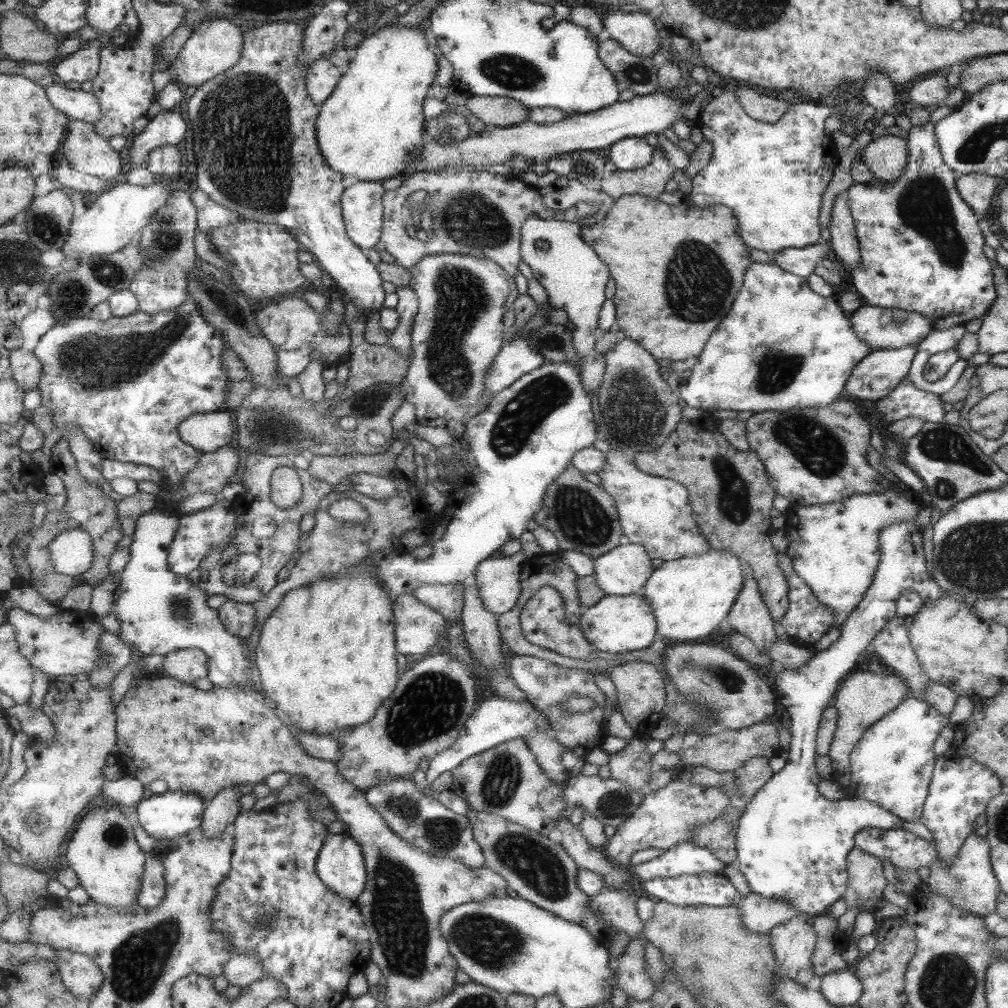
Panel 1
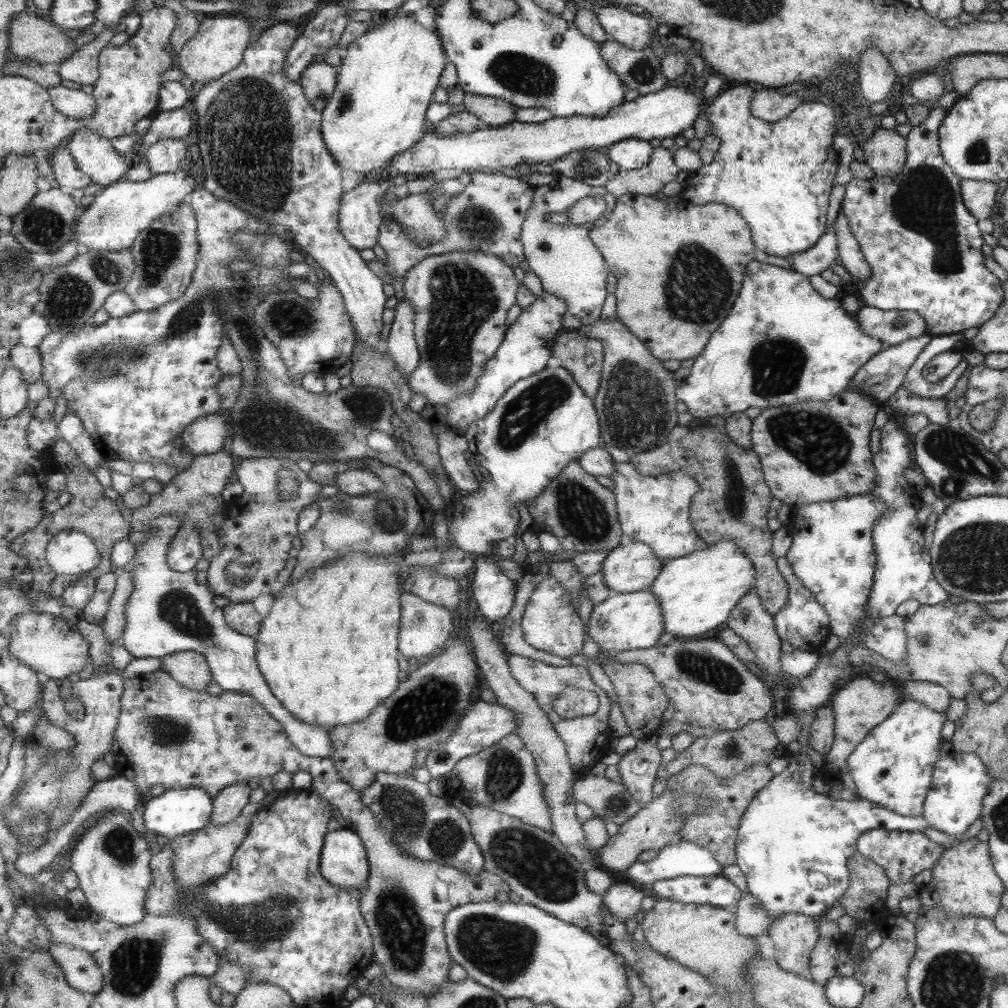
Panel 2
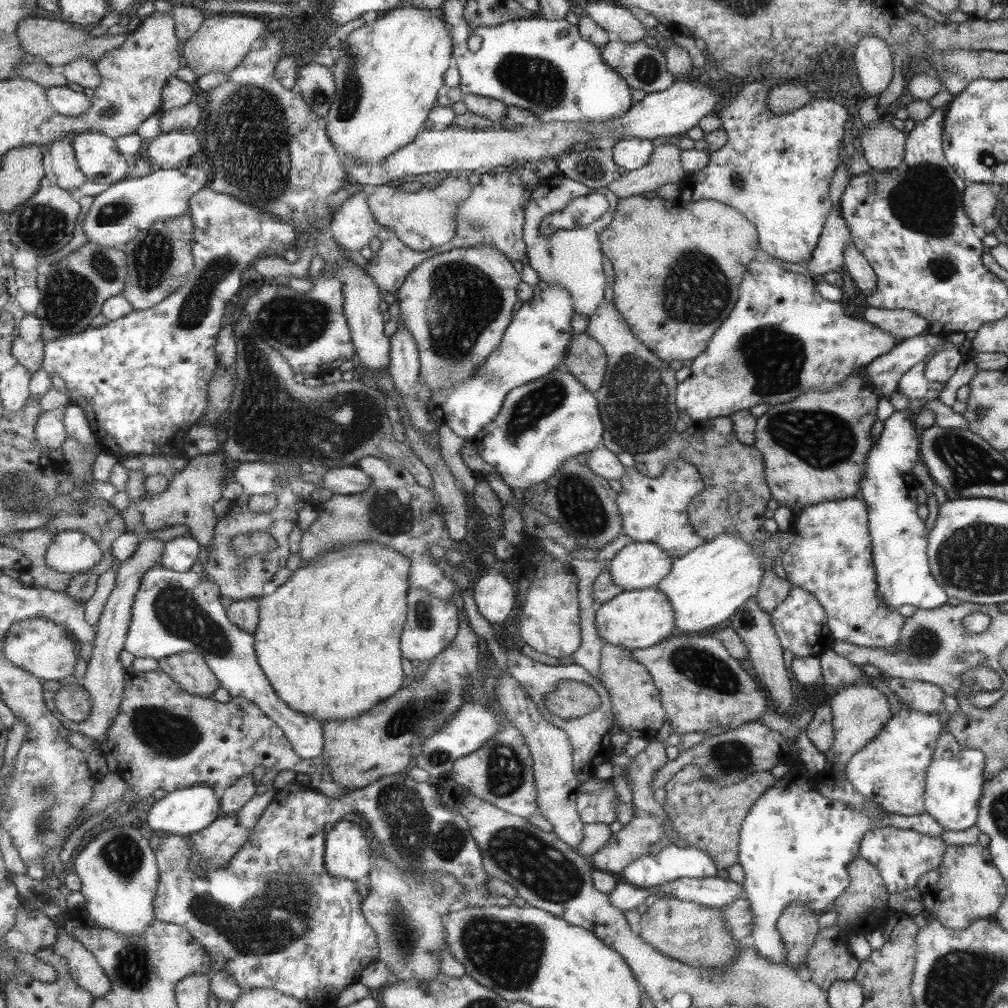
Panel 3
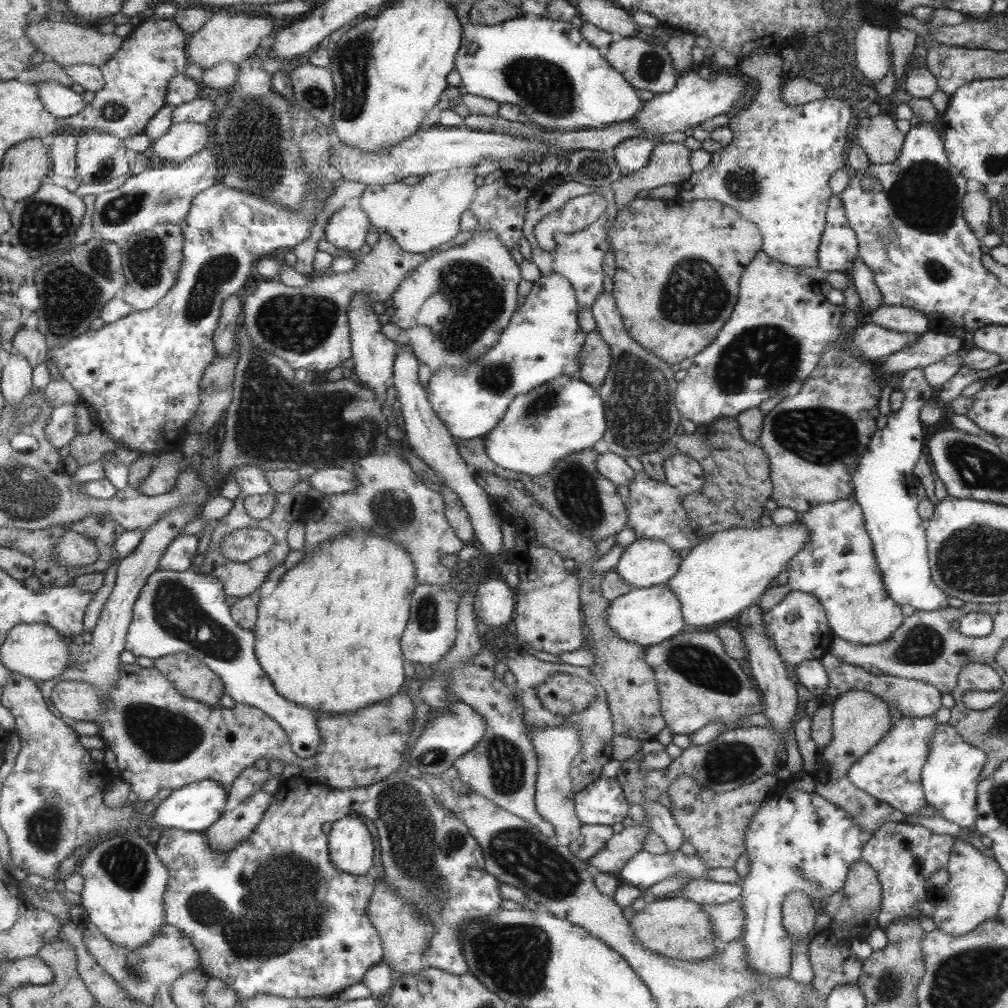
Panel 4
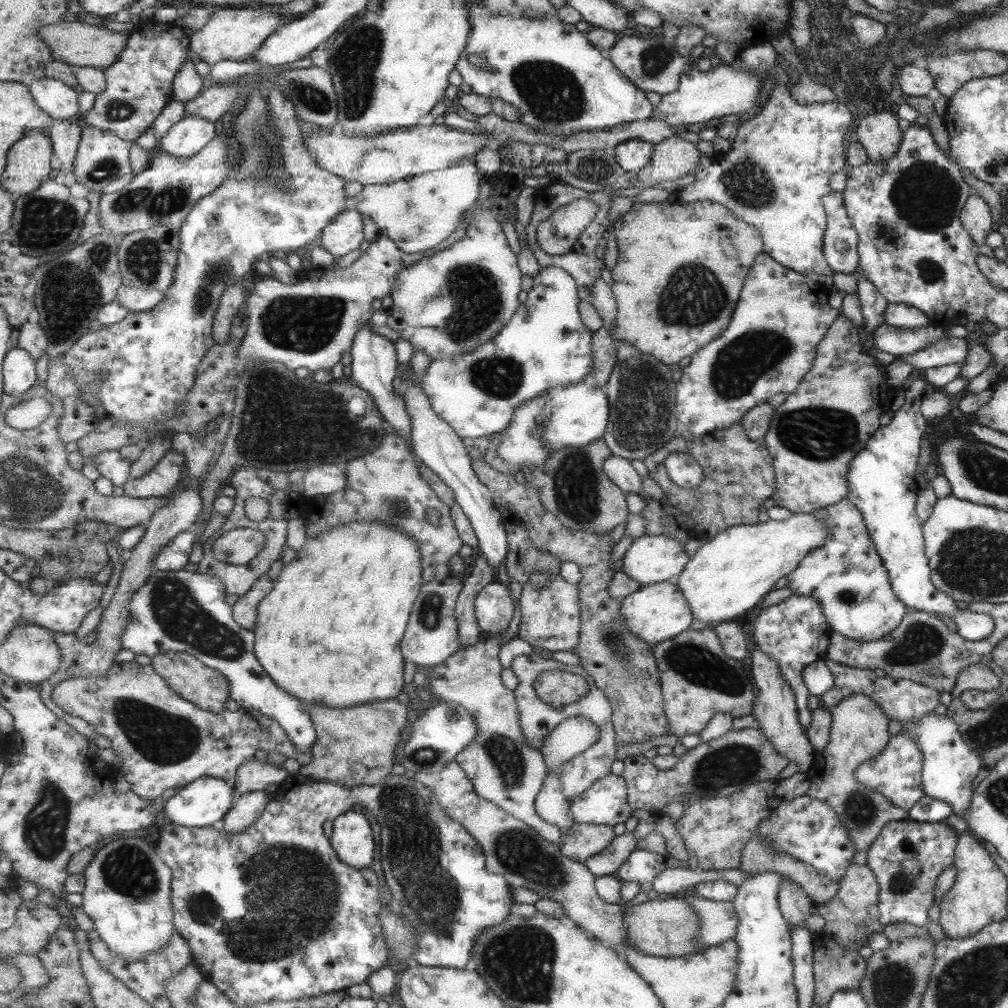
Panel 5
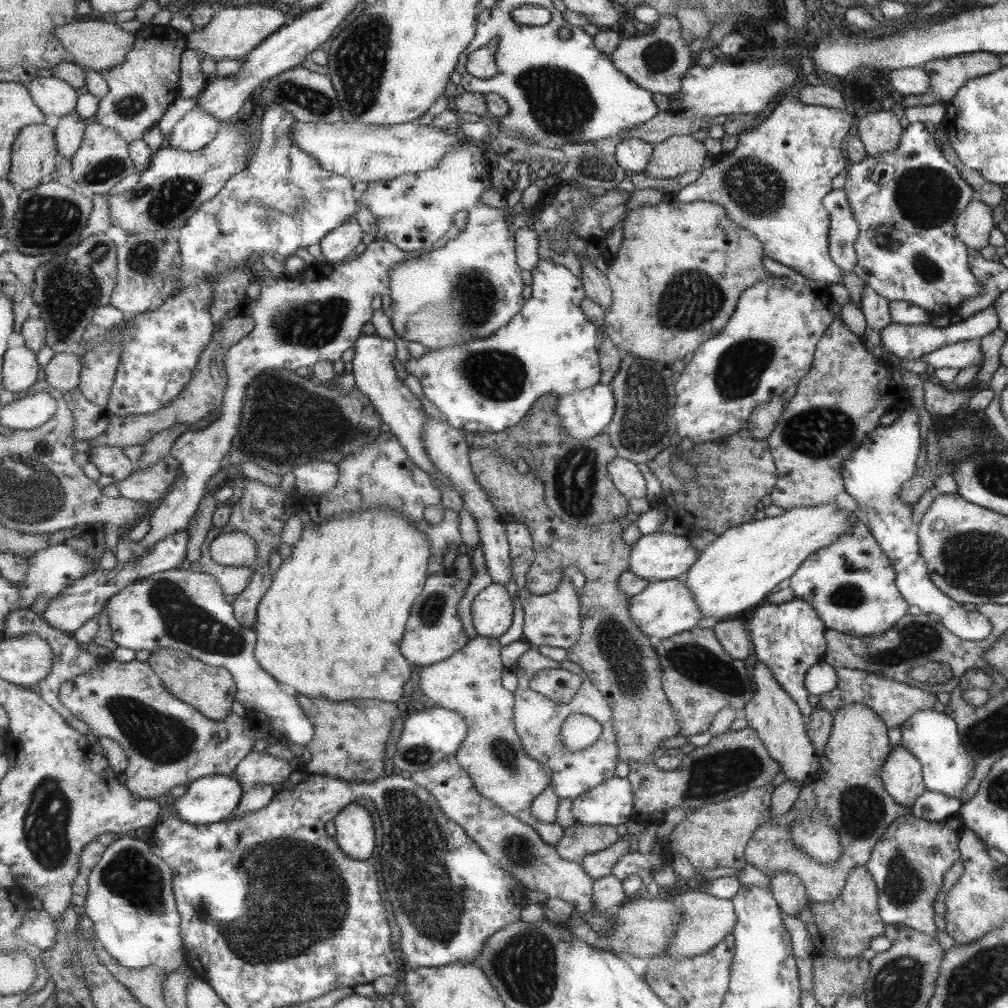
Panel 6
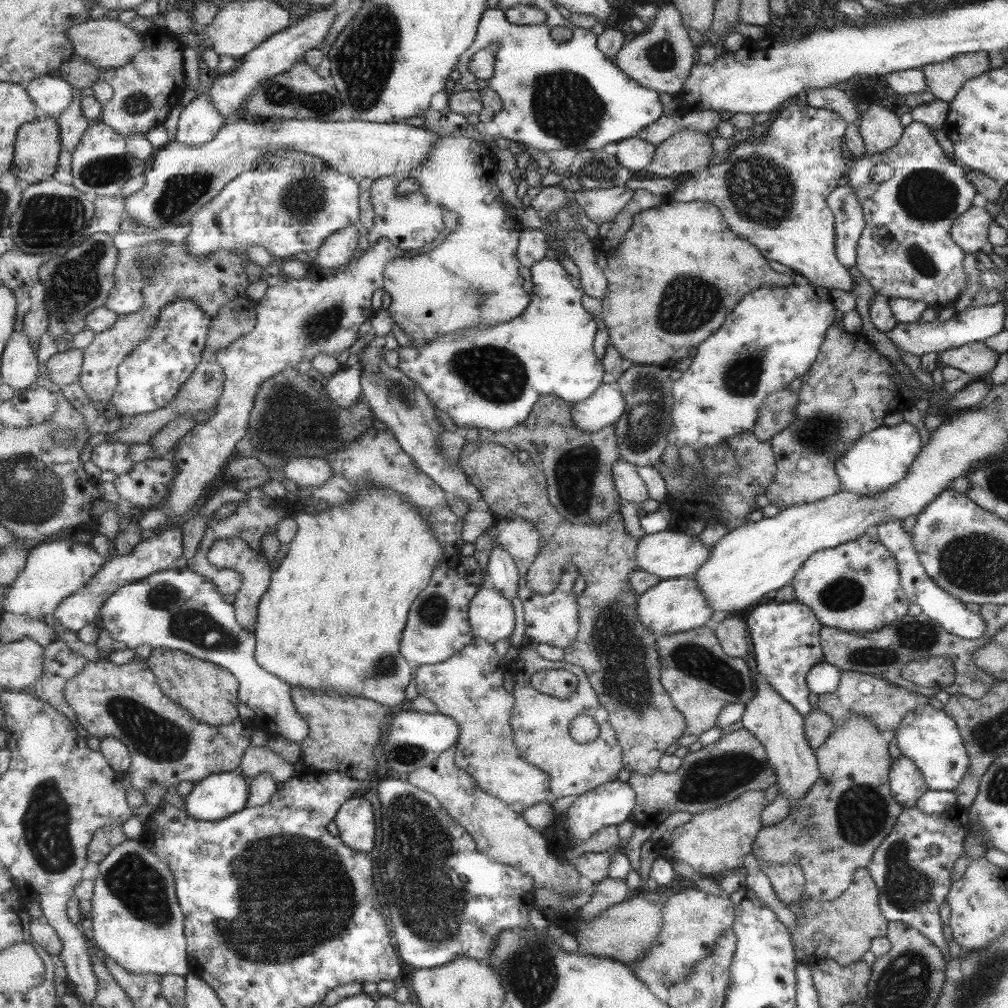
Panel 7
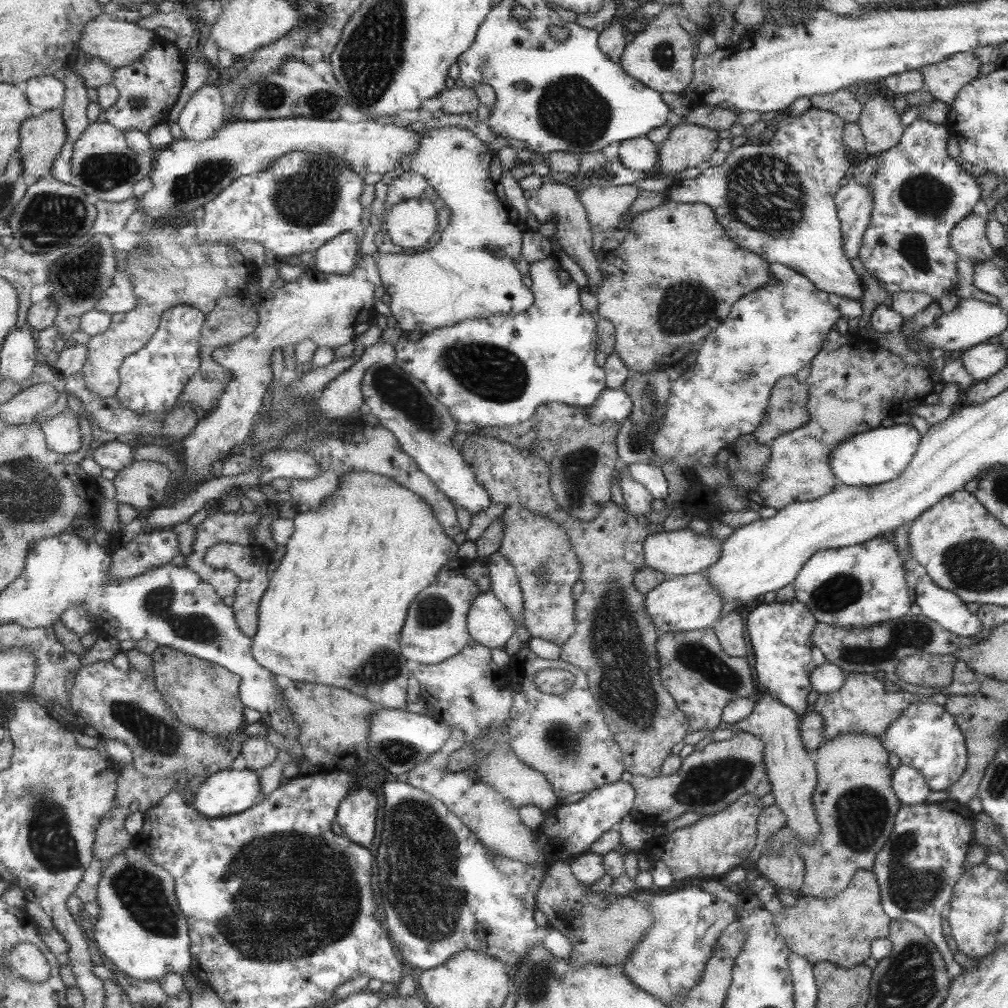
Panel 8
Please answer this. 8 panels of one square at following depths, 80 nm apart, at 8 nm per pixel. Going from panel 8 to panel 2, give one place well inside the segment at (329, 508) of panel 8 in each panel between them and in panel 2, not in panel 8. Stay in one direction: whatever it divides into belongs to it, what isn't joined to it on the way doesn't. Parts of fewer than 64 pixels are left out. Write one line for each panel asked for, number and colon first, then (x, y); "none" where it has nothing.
2: (329, 647)
3: (330, 638)
4: (330, 635)
5: (330, 632)
6: (331, 626)
7: (333, 620)

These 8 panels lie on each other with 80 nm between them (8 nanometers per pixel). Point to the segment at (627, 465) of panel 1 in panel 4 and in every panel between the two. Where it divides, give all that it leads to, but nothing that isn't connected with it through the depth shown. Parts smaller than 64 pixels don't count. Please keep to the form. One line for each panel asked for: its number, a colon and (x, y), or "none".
2: (654, 510)
3: (653, 510)
4: (654, 510)

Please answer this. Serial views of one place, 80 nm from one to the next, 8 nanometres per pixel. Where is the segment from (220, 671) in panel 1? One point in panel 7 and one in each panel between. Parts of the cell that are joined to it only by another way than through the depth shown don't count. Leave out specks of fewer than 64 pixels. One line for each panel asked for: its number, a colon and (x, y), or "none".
2: (169, 611)
3: (175, 612)
4: (177, 612)
5: (185, 611)
6: (181, 608)
7: (180, 609)

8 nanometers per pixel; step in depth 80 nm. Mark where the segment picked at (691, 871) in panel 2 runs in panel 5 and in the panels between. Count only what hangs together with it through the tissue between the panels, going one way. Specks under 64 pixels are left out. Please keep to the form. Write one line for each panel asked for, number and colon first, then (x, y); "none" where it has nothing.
3: (647, 872)
4: (643, 870)
5: (641, 866)

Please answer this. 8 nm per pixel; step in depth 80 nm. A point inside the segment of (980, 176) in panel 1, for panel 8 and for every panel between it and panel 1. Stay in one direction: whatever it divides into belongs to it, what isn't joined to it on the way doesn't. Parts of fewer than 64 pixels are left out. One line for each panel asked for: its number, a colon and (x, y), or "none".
2: (978, 196)
3: (978, 199)
4: (976, 207)
5: (975, 217)
6: (973, 225)
7: (969, 230)
8: (967, 238)

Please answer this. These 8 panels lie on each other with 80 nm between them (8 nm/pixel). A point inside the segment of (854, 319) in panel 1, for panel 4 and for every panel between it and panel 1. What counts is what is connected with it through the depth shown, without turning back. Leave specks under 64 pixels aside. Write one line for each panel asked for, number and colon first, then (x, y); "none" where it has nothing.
2: (891, 327)
3: (901, 324)
4: (895, 318)

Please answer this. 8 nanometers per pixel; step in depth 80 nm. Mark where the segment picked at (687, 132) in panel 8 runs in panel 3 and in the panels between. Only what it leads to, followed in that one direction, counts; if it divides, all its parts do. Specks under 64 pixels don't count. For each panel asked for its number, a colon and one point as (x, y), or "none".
3: (664, 166)
4: (668, 164)
5: (673, 157)
6: (675, 155)
7: (685, 151)

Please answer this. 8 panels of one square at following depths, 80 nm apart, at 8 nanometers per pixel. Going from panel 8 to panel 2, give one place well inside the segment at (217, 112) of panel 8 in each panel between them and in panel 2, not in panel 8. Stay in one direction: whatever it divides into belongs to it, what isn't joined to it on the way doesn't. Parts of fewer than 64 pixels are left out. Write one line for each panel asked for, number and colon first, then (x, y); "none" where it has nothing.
2: (163, 157)
3: (173, 150)
4: (183, 140)
5: (190, 135)
6: (197, 128)
7: (200, 122)

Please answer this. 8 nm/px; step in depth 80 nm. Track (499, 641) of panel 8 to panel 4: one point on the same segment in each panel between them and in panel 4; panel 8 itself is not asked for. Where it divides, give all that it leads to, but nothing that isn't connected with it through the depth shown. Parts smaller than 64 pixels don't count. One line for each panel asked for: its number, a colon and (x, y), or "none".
4: (494, 601)
5: (494, 608)
6: (492, 608)
7: (491, 616)

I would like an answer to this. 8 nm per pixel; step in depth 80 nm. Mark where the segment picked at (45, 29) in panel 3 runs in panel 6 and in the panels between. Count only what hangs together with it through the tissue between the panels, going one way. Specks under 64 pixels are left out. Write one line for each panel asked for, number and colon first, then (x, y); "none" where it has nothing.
4: (67, 43)
5: (77, 43)
6: (96, 45)

